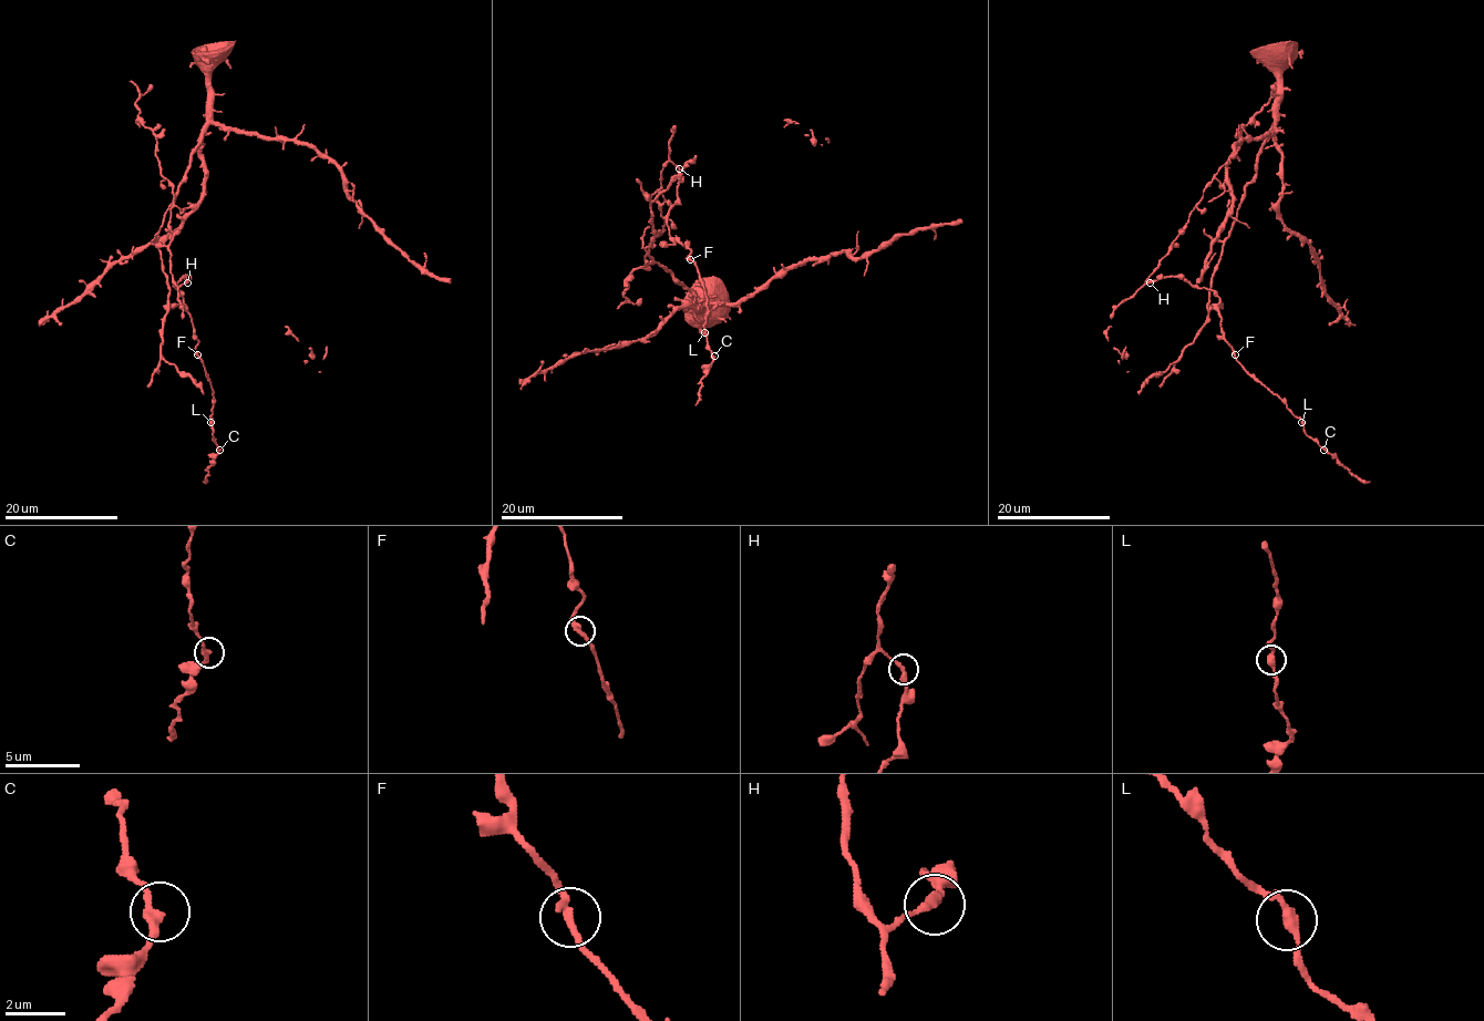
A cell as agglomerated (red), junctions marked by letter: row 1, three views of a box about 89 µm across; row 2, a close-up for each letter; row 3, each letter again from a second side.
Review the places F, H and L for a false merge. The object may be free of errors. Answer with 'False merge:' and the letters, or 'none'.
False merge: none

